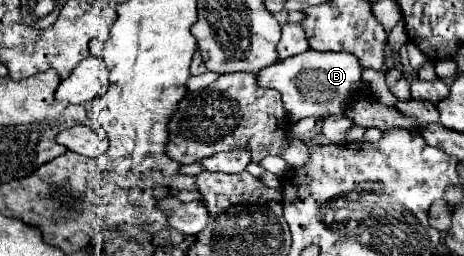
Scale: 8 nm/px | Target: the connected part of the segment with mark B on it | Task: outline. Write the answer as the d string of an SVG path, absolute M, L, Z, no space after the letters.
M308 50L284 58L270 68L260 70L258 84L264 88L274 88L282 94L286 114L292 122L302 118L326 118L330 114L344 114L344 108L354 98L362 82L362 66L350 52L316 52Z

